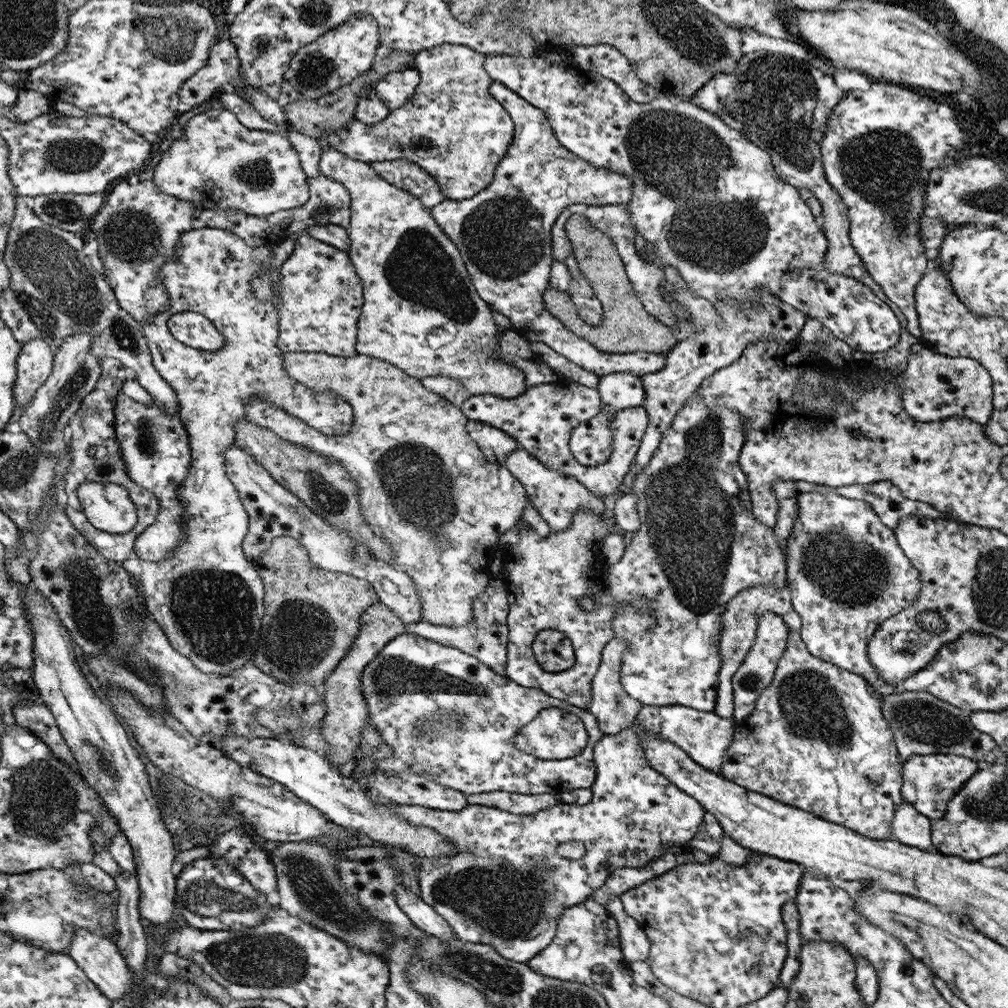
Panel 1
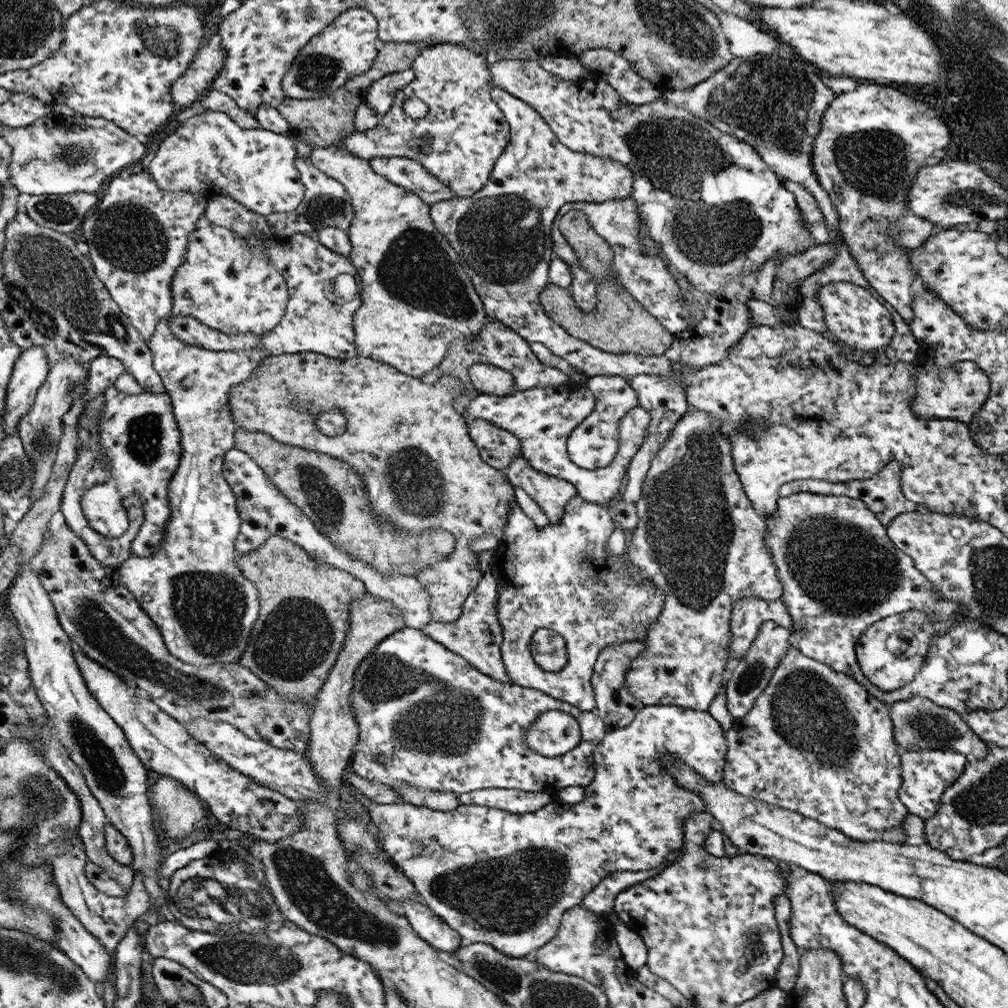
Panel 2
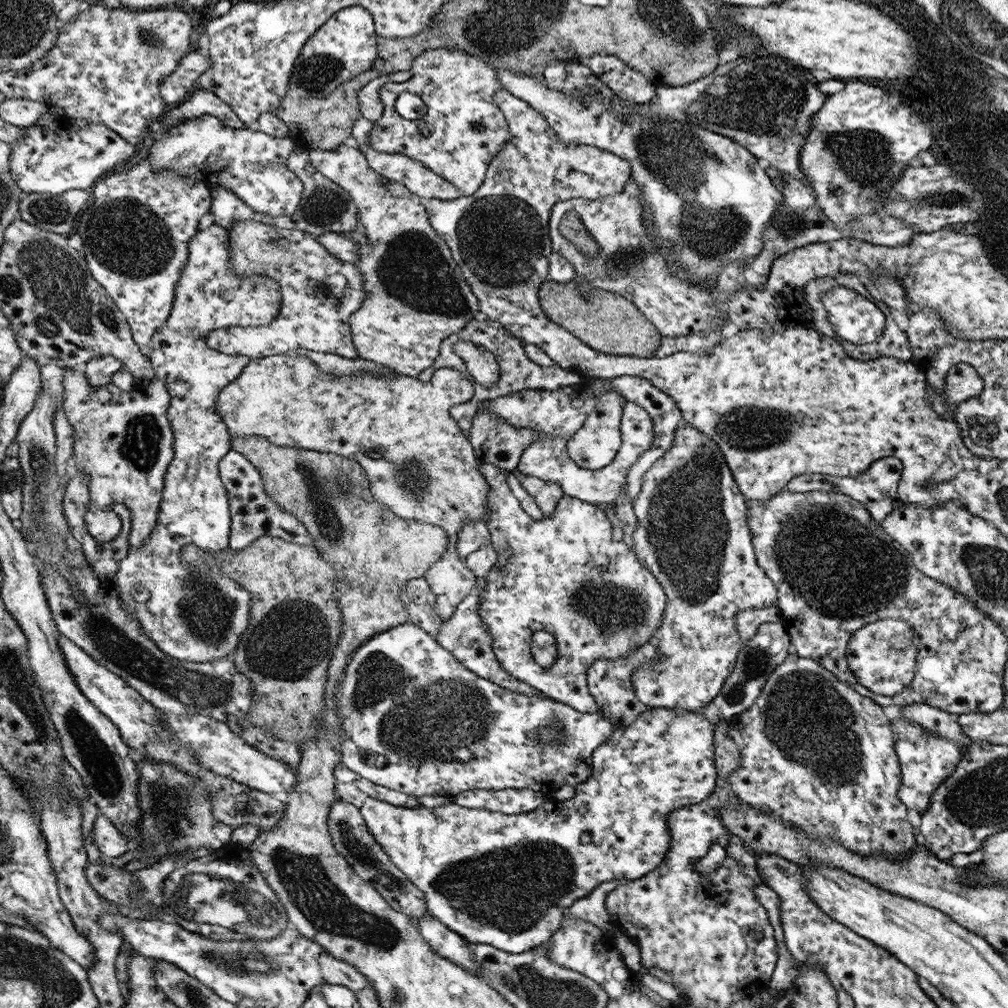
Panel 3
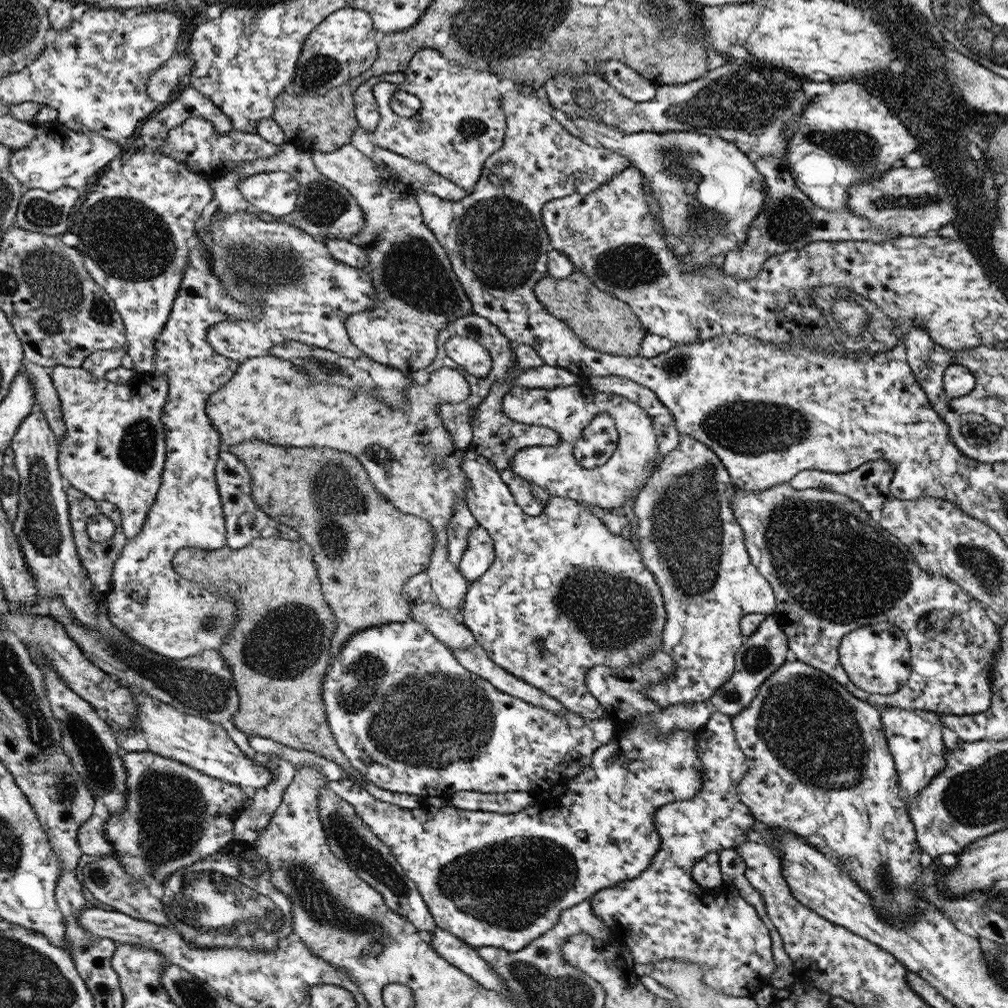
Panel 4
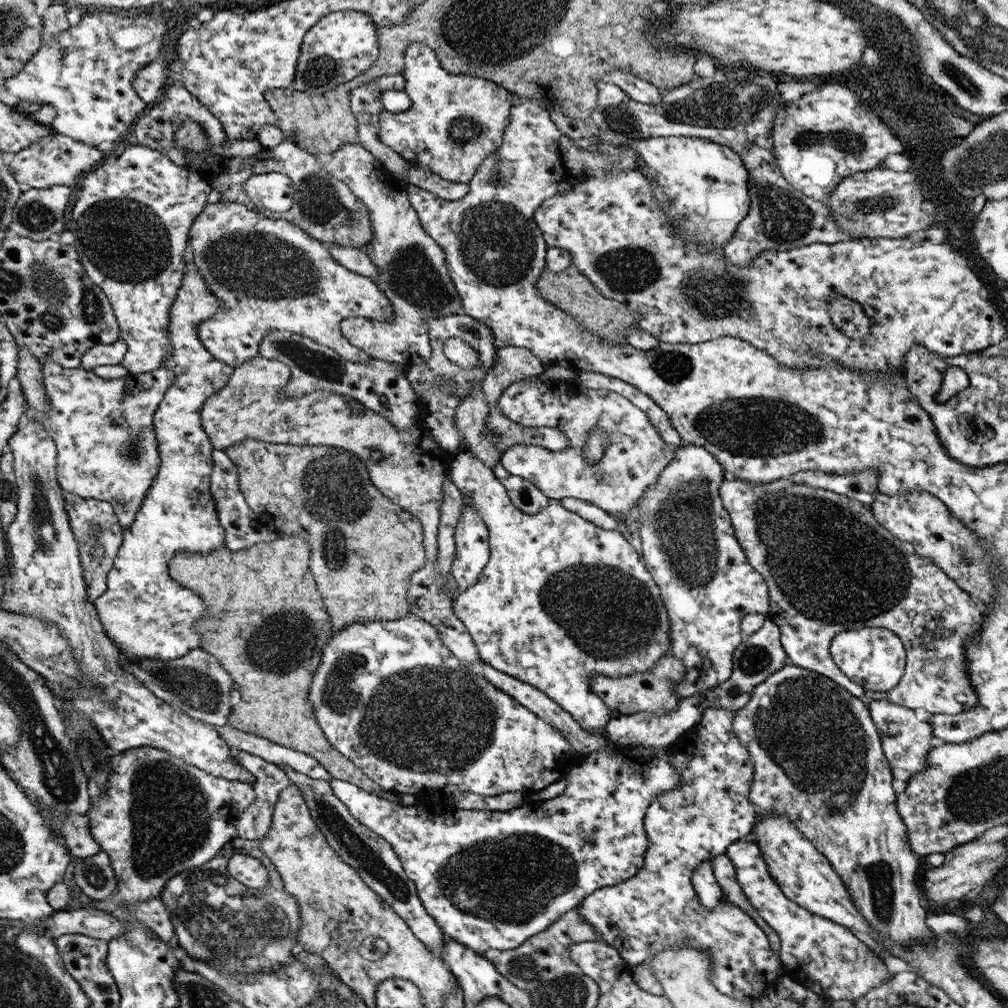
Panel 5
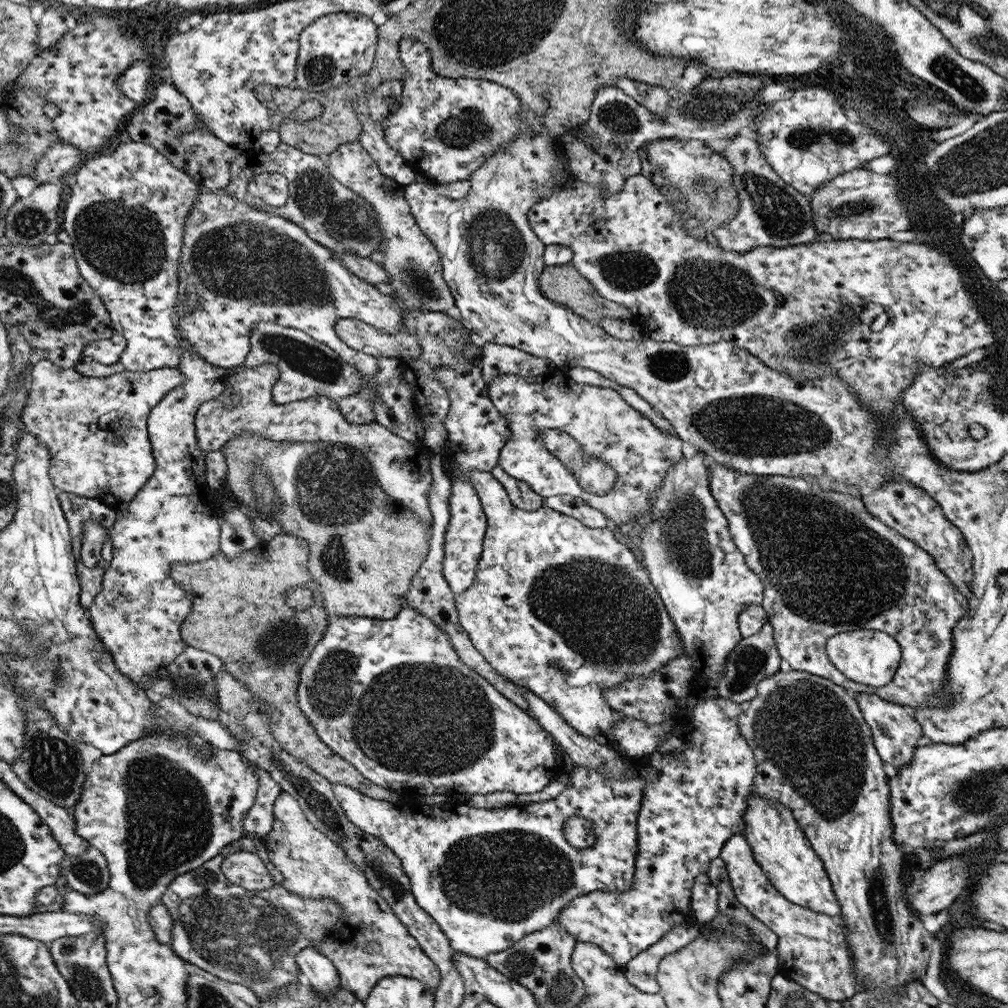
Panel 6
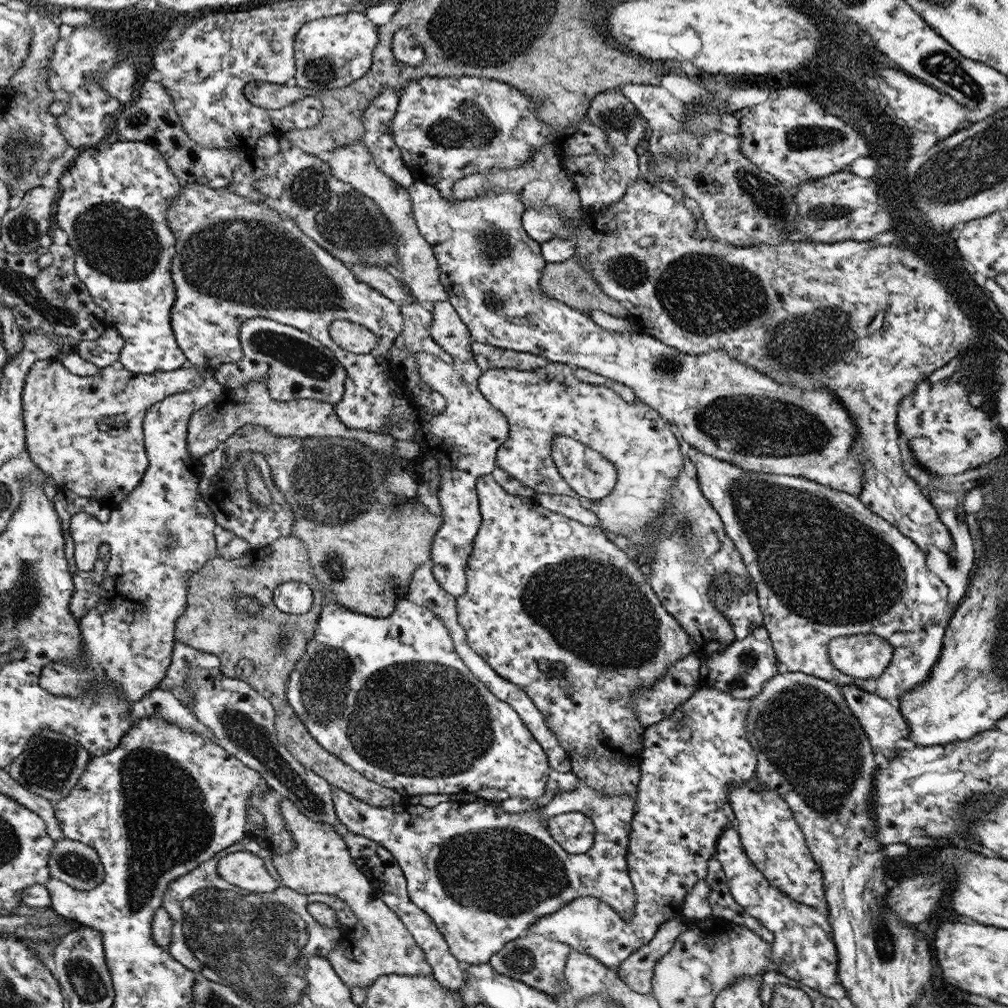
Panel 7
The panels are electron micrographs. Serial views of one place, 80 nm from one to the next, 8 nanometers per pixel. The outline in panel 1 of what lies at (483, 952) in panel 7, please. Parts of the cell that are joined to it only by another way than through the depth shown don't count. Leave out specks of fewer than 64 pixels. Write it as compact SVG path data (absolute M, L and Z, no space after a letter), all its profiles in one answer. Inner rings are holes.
M643 705L629 728L618 734L606 734L595 745L593 756L597 775L590 789L594 798L586 806L562 803L526 816L478 804L466 806L458 812L422 806L396 806L395 812L410 824L433 827L449 838L449 842L457 843L457 853L453 857L414 856L418 864L421 899L446 920L458 940L493 946L510 961L526 963L532 960L553 941L558 921L567 908L588 899L616 870L650 865L654 858L660 858L674 846L688 843L700 829L705 808L649 763L638 729L678 744L694 762L718 775L725 763L725 754L739 736L735 731L736 725L734 718L722 718L713 712L687 706ZM574 842L584 846L584 856L576 860L562 856L558 848Z

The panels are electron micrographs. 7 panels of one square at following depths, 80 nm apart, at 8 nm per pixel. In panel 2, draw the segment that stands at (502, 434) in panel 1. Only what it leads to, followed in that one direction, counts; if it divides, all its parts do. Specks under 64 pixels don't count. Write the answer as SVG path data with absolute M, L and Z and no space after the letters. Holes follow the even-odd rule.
M483 418L469 420L468 427L470 438L490 466L505 470L521 456L522 442L512 431Z

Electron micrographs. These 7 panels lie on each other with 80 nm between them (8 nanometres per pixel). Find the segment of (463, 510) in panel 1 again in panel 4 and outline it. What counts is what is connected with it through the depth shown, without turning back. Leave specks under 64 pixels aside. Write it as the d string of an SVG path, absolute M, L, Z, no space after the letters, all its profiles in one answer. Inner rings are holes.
M268 354L240 363L240 368L234 373L233 378L230 378L229 383L209 398L208 415L213 427L221 434L222 451L242 441L258 439L283 447L290 445L298 448L331 448L356 457L373 479L379 493L386 494L386 498L389 498L389 501L404 514L419 516L434 527L435 547L425 574L430 577L430 584L439 604L448 610L456 610L464 601L470 582L462 576L457 566L448 561L446 526L452 516L455 500L460 497L465 500L467 497L465 494L471 487L461 469L461 462L468 449L460 450L451 441L449 430L438 416L437 408L443 402L465 405L472 391L465 376L453 368L439 368L431 372L426 385L416 385L412 378L409 381L410 387L404 391L407 404L403 408L393 408L381 402L376 389L354 391L336 385L320 385L314 383L303 368L295 366L289 359Z

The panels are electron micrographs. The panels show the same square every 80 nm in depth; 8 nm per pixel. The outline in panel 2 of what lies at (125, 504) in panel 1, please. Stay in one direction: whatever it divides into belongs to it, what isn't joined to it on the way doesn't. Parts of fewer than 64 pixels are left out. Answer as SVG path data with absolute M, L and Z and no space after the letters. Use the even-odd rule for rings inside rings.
M110 386L99 418L99 445L109 462L109 479L89 488L81 497L81 507L90 527L106 538L118 538L130 526L122 499L139 496L143 502L144 524L132 542L132 554L151 557L165 537L170 516L168 483L181 459L180 431L174 418L171 398L144 391L138 396L125 394Z

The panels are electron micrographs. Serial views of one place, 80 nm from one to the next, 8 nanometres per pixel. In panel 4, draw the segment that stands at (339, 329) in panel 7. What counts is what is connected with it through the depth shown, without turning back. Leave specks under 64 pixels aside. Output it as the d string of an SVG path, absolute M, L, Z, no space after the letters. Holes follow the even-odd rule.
M348 143L334 152L312 152L312 155L321 173L325 174L326 178L345 186L365 213L365 228L354 237L350 237L349 241L366 250L368 256L366 270L373 282L376 295L379 296L379 303L372 306L370 311L354 314L348 318L345 326L349 337L358 350L368 358L374 359L374 362L397 368L410 377L413 374L423 373L436 356L436 337L439 330L446 328L450 322L473 315L474 312L472 302L466 295L457 272L454 271L448 252L424 221L417 195L388 170L372 162L370 157L357 147Z

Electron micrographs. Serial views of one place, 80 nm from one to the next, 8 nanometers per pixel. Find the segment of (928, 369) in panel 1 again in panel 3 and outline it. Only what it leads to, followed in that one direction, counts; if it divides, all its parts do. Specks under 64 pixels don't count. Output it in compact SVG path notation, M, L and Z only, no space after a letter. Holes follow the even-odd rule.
M958 362L949 368L946 386L942 389L942 396L936 391L930 394L932 409L942 417L952 419L955 422L953 412L957 404L963 400L979 396L984 390L984 381L968 362Z

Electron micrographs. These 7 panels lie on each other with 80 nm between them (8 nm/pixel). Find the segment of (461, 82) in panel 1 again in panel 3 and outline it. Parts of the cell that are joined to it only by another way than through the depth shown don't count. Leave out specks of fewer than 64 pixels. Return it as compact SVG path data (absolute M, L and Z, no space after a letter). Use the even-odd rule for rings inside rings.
M459 48L425 50L420 57L414 59L408 71L412 77L405 83L390 83L384 86L385 110L369 134L369 146L383 153L407 155L417 159L457 186L462 195L473 195L484 182L490 161L504 148L509 139L507 120L496 101L496 94L502 85L499 74L484 59L470 56ZM402 92L416 94L425 102L427 112L422 119L408 120L396 112L394 100Z

